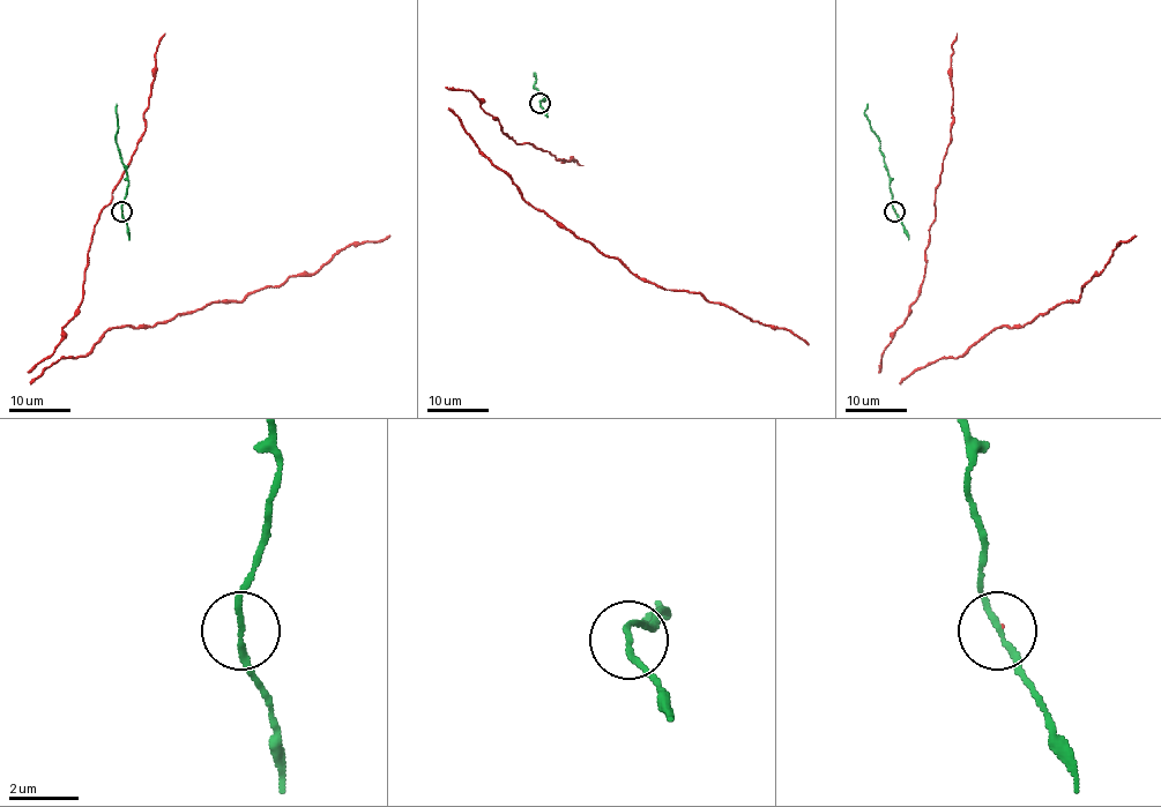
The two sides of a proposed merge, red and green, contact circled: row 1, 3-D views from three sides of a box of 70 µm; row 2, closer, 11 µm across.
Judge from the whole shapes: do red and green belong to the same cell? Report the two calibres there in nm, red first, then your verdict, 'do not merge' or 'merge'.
30/160 nm | do not merge

